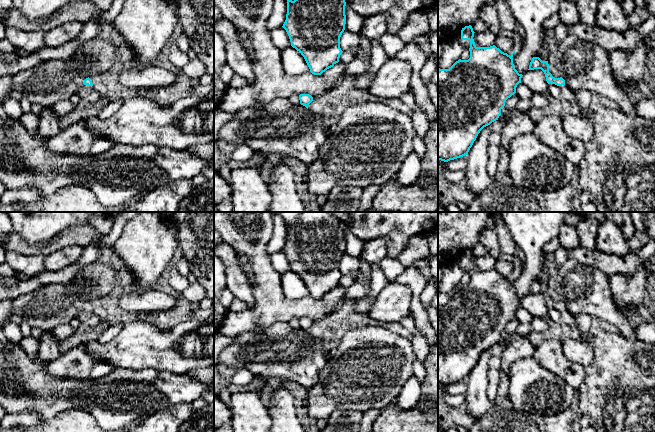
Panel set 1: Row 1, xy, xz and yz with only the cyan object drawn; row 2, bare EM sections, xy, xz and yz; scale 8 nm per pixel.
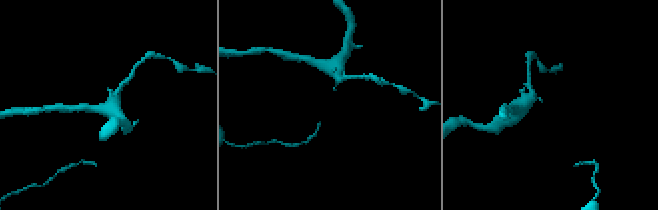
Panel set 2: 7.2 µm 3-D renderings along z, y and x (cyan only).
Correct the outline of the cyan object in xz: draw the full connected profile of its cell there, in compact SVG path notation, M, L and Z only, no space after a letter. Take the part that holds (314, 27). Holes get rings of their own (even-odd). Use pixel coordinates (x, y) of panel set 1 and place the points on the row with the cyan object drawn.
M287 0L287 14L283 28L291 46L305 59L310 72L321 75L339 62L342 50L340 37L345 30L345 0Z

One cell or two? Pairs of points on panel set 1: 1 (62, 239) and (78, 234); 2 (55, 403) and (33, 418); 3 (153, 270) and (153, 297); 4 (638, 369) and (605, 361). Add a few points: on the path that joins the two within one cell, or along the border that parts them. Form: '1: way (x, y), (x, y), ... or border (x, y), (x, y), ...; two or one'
1: way (66, 238), (74, 236); one
2: border (14, 414), (34, 411), (40, 421); two
3: border (152, 285), (140, 287); two
4: way (630, 369), (623, 369), (613, 361); one

